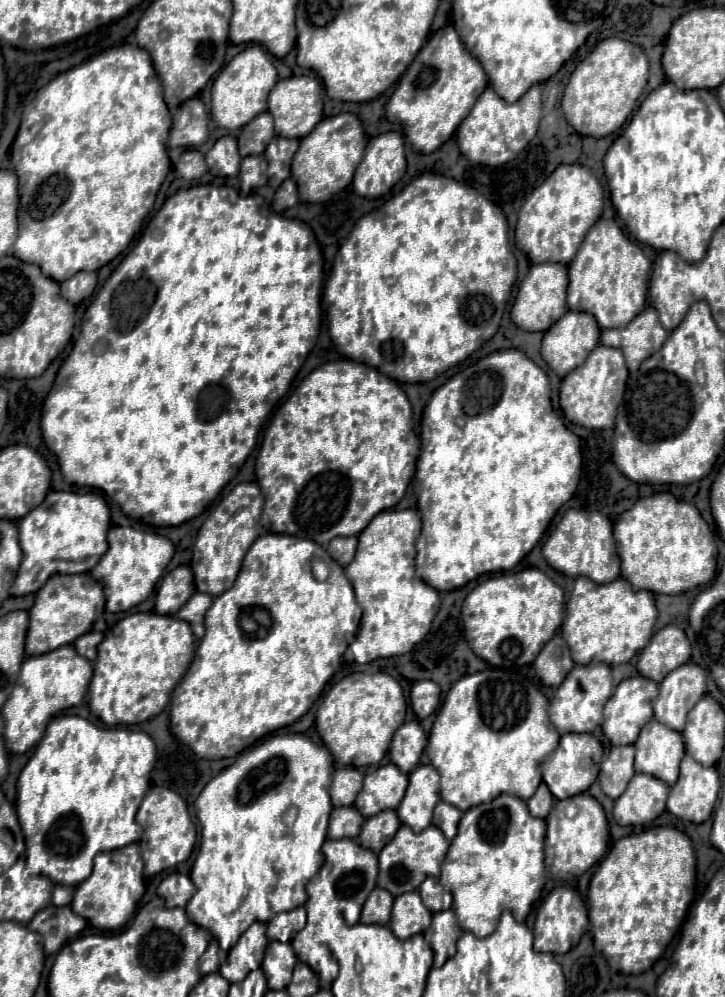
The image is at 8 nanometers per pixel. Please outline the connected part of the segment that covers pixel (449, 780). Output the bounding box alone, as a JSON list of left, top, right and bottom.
[426,668,560,812]

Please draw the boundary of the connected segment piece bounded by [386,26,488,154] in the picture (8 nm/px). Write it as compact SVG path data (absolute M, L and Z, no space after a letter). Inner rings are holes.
M444 26L430 36L400 78L398 88L386 106L386 118L392 124L402 124L404 136L416 152L432 154L456 132L486 84L488 78L480 62L464 50L456 30Z

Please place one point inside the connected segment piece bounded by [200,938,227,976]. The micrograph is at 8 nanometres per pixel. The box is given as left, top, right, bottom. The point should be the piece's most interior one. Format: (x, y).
(210, 962)

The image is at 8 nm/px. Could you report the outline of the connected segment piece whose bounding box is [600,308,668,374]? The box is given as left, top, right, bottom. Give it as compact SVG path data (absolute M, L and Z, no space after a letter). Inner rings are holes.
M646 308L624 328L602 330L600 344L620 348L624 352L628 370L634 374L642 360L662 348L666 338L668 332L658 322L658 312L654 308Z

